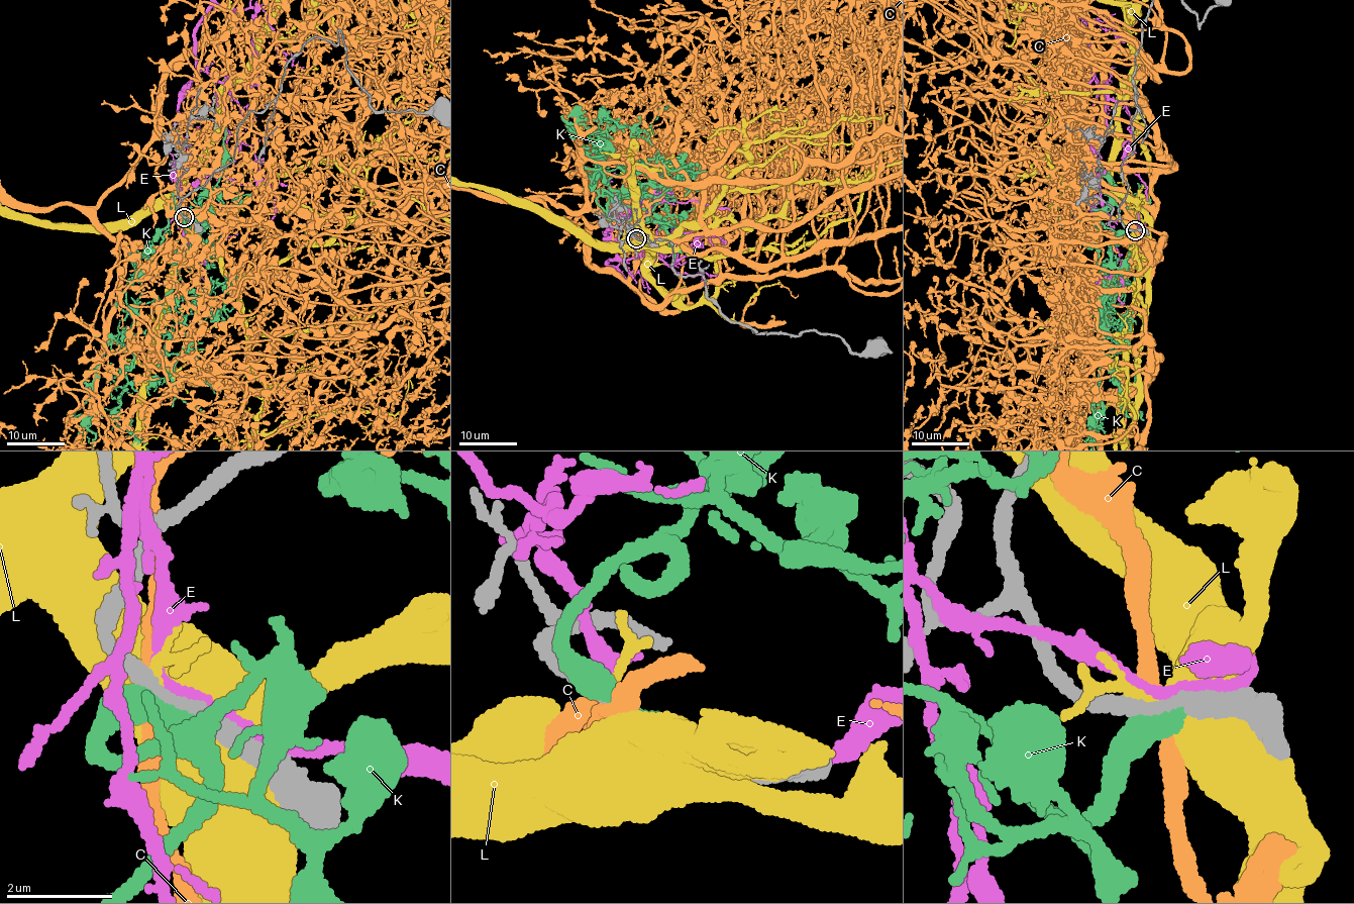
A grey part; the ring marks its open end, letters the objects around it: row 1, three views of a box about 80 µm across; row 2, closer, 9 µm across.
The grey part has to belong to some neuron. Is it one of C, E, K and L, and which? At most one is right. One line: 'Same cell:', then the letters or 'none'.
Same cell: K

